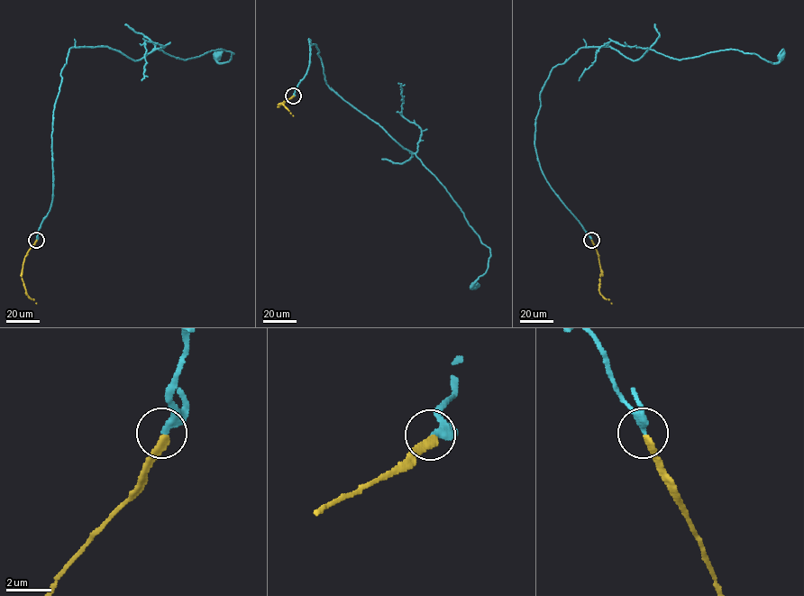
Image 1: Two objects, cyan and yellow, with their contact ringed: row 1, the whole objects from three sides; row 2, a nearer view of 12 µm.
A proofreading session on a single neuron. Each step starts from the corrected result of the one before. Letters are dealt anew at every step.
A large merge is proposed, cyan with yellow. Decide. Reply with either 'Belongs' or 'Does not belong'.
Belongs

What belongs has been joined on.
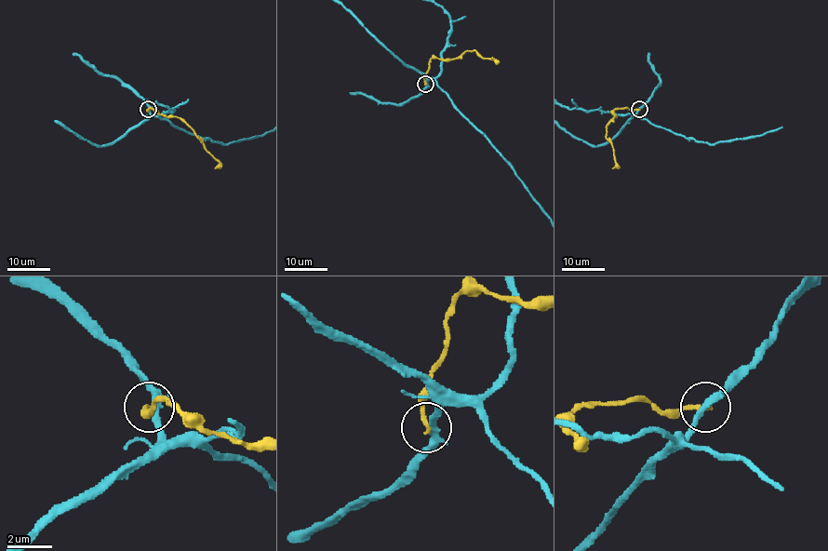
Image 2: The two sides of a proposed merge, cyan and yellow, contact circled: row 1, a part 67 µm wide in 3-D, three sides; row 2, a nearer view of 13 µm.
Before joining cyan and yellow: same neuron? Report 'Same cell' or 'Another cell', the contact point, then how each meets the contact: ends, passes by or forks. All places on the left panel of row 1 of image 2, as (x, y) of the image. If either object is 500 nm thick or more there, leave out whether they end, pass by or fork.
Another cell. Place: (148, 109). At the ring cyan passes by. At the ring yellow ends

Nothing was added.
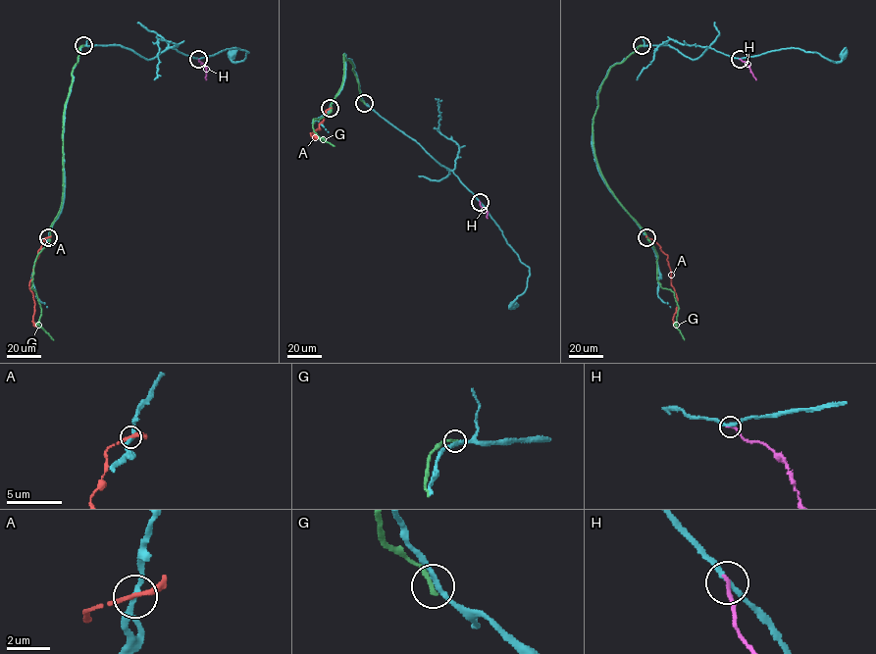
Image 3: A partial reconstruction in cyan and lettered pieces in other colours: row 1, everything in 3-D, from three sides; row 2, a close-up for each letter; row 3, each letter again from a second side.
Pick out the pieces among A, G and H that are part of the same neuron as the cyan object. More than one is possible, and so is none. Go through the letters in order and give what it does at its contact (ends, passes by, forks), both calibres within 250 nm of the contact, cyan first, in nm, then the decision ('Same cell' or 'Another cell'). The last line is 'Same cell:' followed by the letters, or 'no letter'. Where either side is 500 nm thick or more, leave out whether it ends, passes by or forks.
A: It passes by. Thickness 200 nm (cyan) against 220 nm. Another cell
G: It ends there. Thickness 220 nm (cyan) against 240 nm. Another cell
H: It ends there. Thickness 200 nm (cyan) against 200 nm. Another cell
Same cell: no letter

